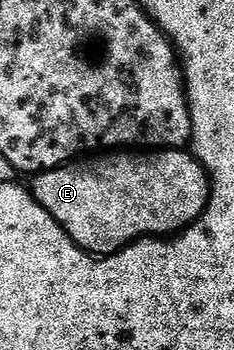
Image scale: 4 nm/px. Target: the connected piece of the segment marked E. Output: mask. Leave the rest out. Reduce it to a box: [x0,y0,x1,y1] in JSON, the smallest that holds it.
[29,148,211,258]

